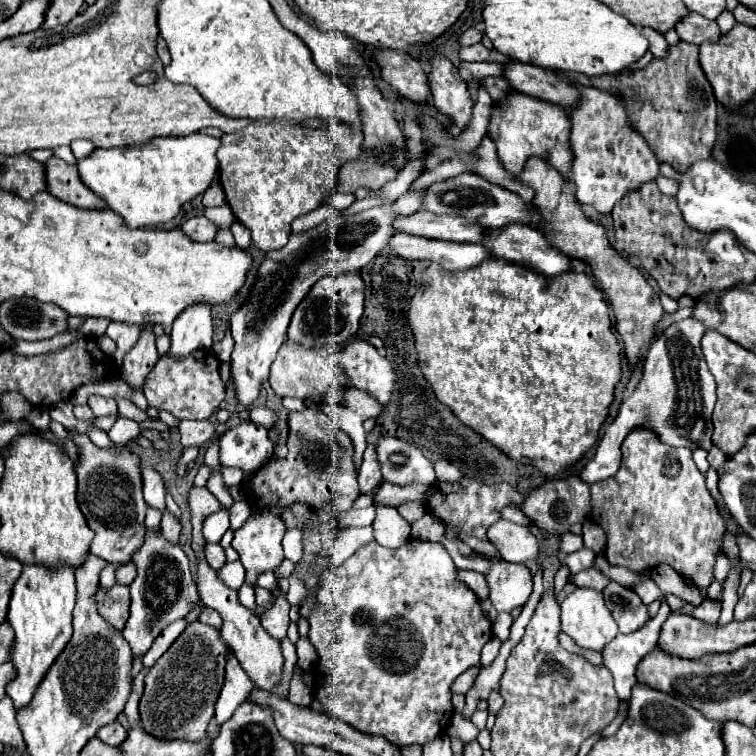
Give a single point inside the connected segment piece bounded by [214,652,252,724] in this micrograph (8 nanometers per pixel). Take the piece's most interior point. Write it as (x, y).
(237, 686)

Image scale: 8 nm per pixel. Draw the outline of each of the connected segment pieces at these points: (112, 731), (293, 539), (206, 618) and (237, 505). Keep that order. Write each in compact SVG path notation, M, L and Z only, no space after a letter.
M114 720L112 724L106 724L104 728L100 728L100 732L96 736L100 736L100 740L110 746L120 746L124 742L126 734L128 734L126 728L118 720Z
M290 528L290 530L286 530L284 540L282 540L282 546L284 546L284 554L286 554L286 558L295 564L297 564L302 558L303 546L301 541L302 530L298 530L298 528Z
M204 608L204 612L200 614L198 620L204 622L204 624L210 624L210 626L216 626L216 630L220 630L220 624L222 624L220 614L216 610L212 610L212 608Z
M234 502L232 510L230 510L230 528L238 530L246 522L248 516L250 516L250 504L246 504L246 502Z

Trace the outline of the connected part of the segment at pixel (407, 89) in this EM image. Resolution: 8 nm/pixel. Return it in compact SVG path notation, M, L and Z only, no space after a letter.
M376 50L376 62L382 78L404 98L424 104L430 96L428 76L408 52L400 50Z

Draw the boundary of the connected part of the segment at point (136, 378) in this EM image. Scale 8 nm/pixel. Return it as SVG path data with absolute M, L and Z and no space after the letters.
M152 326L140 328L140 338L134 344L132 350L128 350L122 358L120 366L120 376L134 388L142 386L148 372L154 368L158 362L158 352L156 352L156 336L152 332Z

